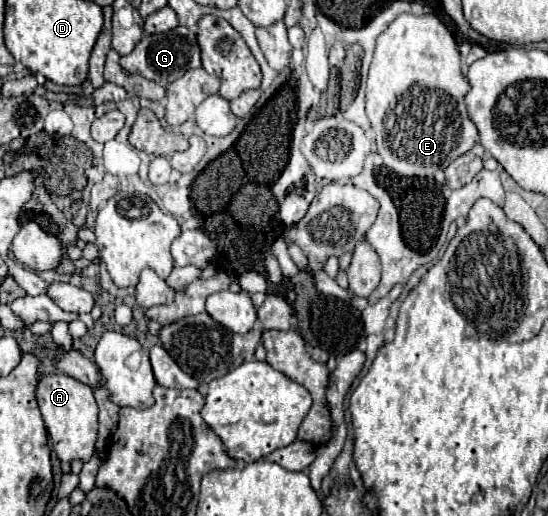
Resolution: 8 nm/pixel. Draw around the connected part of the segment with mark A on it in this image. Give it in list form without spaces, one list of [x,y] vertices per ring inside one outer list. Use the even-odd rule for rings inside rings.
[[[45,374],[37,382],[35,398],[43,414],[49,438],[53,442],[53,450],[57,452],[59,460],[87,462],[95,452],[95,438],[97,438],[97,404],[91,386],[67,374]]]

